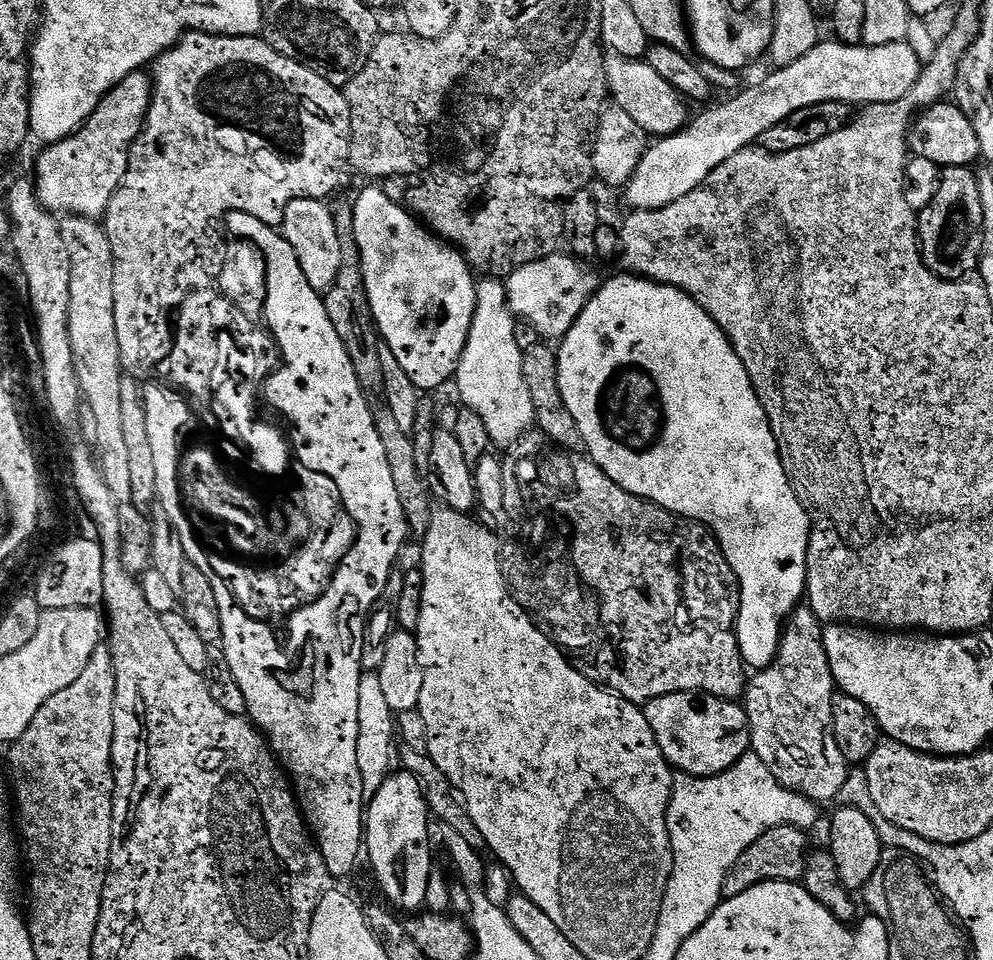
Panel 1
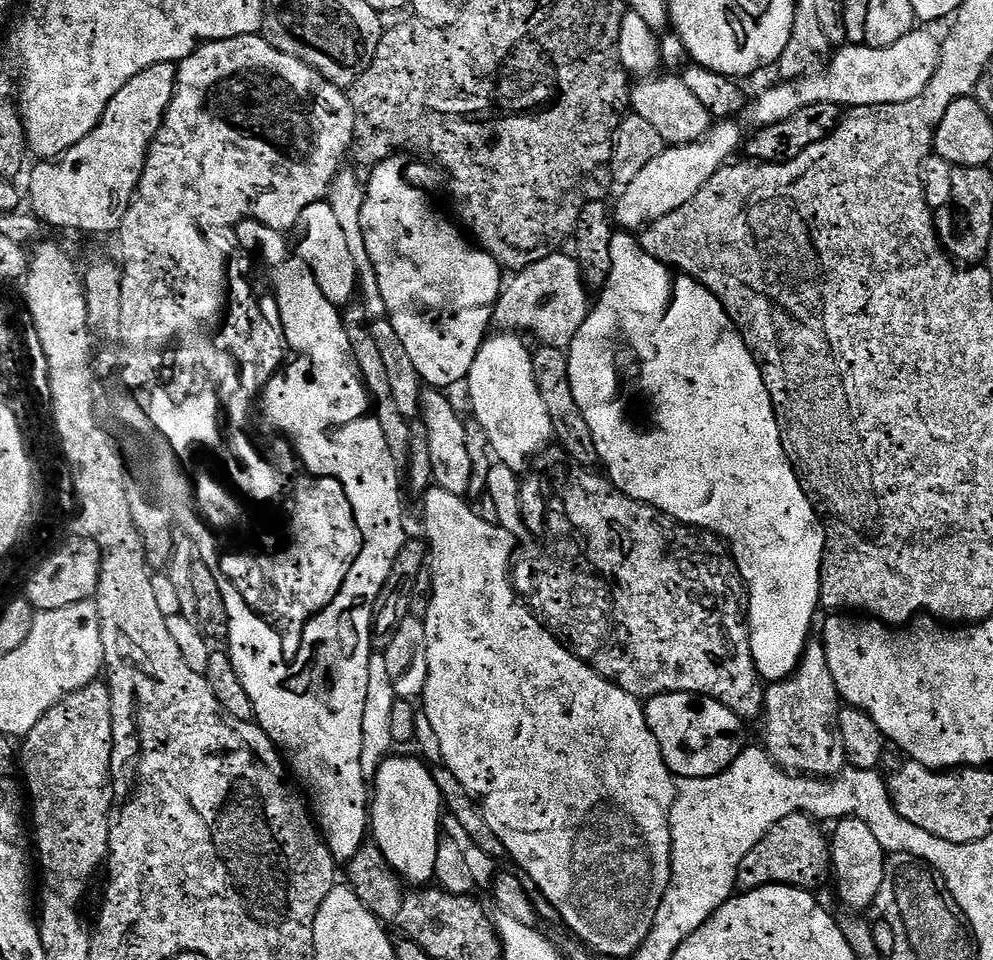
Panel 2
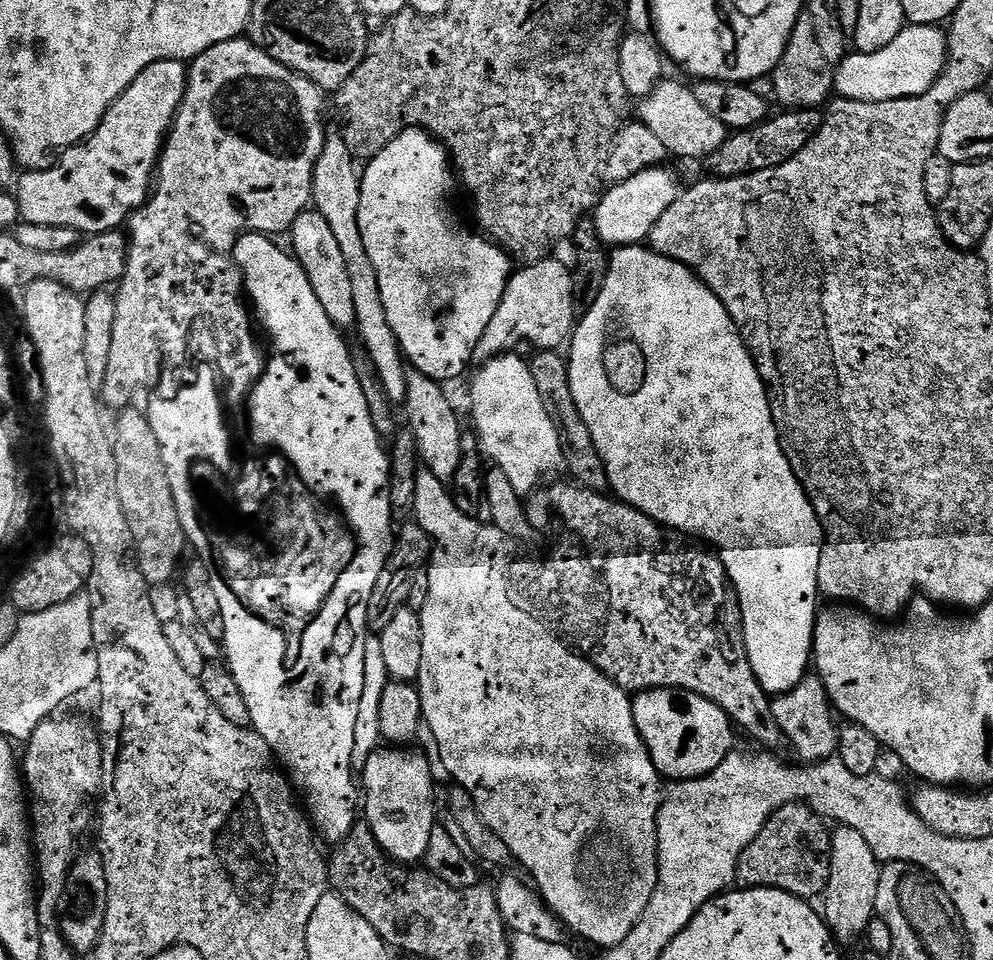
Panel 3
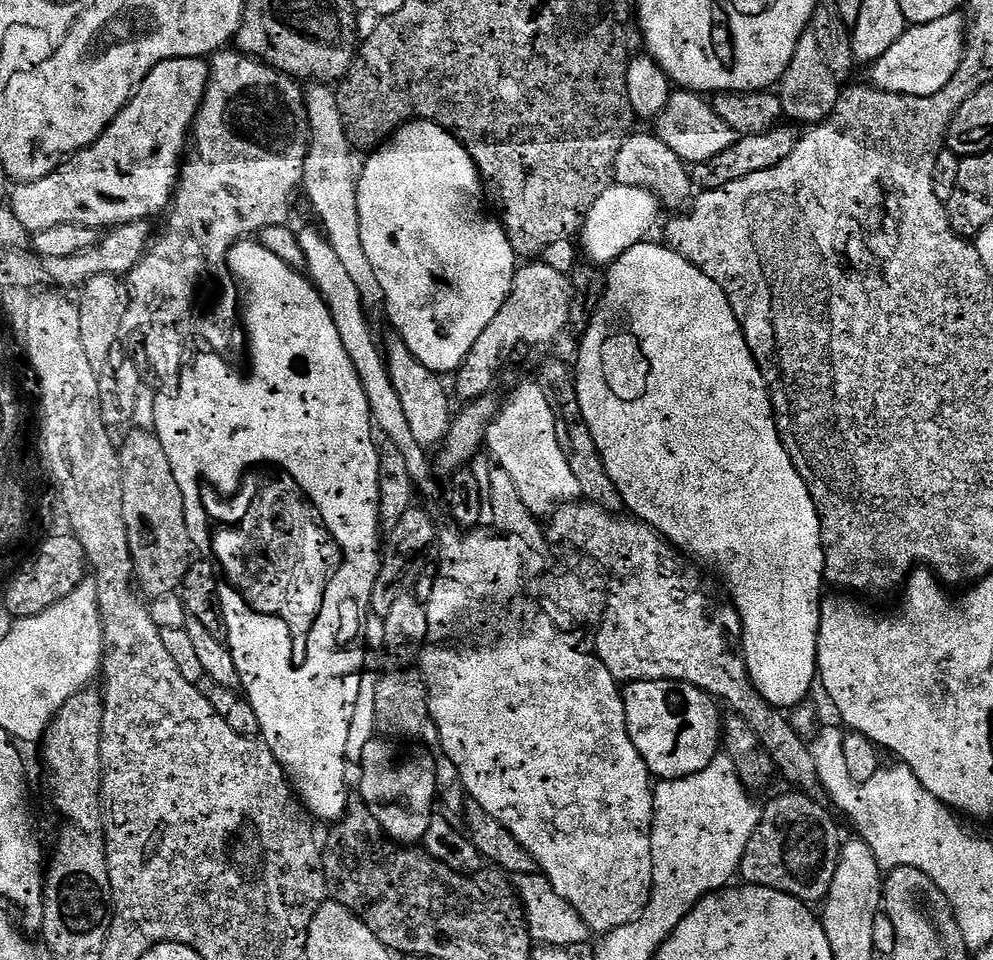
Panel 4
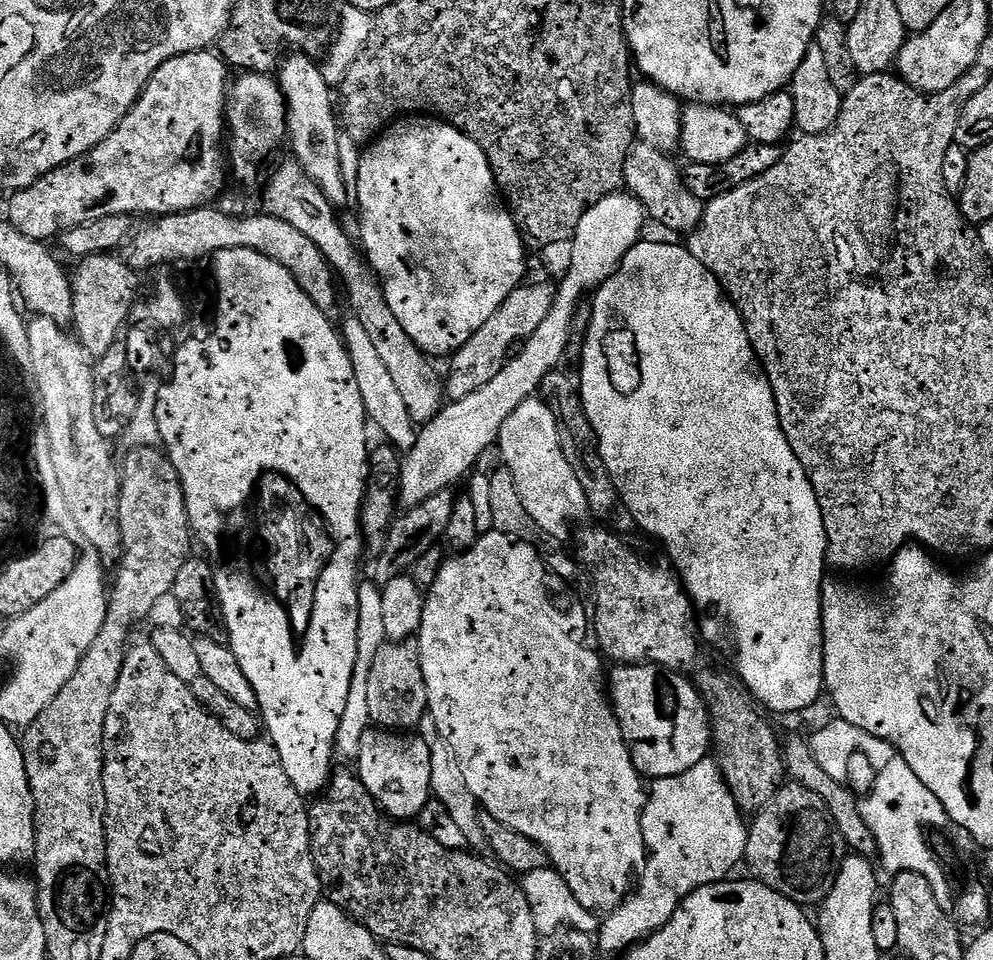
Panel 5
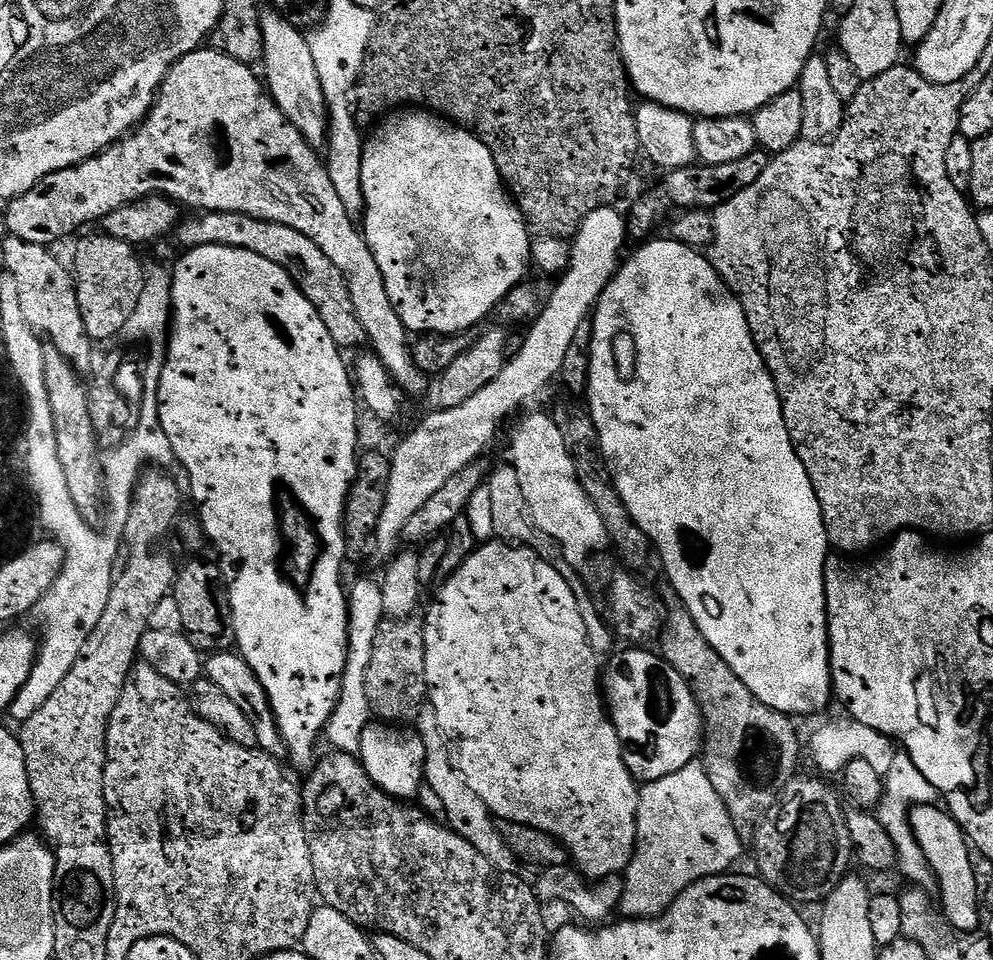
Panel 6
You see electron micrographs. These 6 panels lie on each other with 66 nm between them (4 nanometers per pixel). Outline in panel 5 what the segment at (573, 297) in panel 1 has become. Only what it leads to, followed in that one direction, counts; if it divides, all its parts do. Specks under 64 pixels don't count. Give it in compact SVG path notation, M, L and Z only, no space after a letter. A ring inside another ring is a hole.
M525 282L519 288L515 288L506 298L506 302L502 302L500 309L492 315L490 322L486 322L486 326L482 326L482 330L475 332L470 338L470 342L466 342L461 348L456 349L451 357L451 360L453 359L452 373L447 373L446 376L446 396L449 401L461 400L478 390L482 390L482 386L486 386L486 382L491 382L508 363L509 347L518 339L528 340L542 326L542 322L546 322L546 316L550 314L552 303L556 298L556 288L551 283L548 284Z

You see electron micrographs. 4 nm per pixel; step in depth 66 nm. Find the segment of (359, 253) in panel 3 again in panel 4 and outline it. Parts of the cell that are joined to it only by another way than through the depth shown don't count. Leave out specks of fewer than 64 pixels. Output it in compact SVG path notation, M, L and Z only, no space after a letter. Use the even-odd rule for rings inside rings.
M312 82L304 93L304 105L308 115L308 157L304 167L303 195L308 195L309 202L320 215L319 223L330 246L334 246L354 286L358 286L365 312L375 314L385 307L384 291L374 274L374 266L368 257L366 232L358 218L358 164L352 161L354 149L342 122L342 110L338 110L338 98L327 83Z

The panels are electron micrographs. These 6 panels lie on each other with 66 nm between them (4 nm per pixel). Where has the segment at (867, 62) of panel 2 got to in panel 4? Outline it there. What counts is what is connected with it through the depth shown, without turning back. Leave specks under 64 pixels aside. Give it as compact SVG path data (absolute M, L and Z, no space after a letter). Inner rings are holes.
M955 11L946 18L938 18L938 22L917 24L905 30L902 38L871 65L871 83L883 92L897 92L903 96L929 96L941 92L950 78L954 78L964 57L966 20L960 15Z

